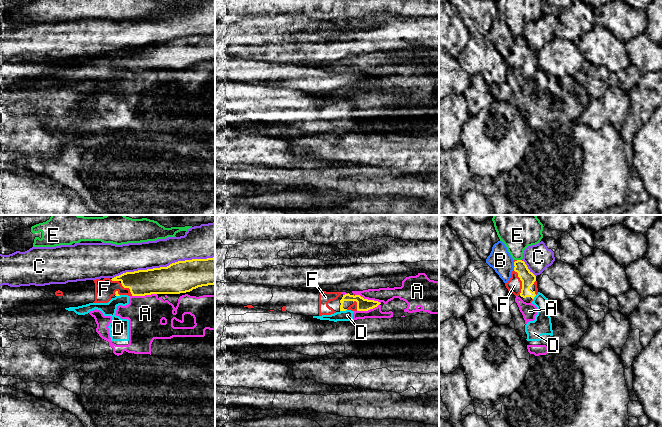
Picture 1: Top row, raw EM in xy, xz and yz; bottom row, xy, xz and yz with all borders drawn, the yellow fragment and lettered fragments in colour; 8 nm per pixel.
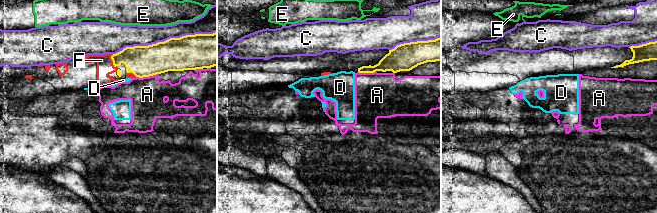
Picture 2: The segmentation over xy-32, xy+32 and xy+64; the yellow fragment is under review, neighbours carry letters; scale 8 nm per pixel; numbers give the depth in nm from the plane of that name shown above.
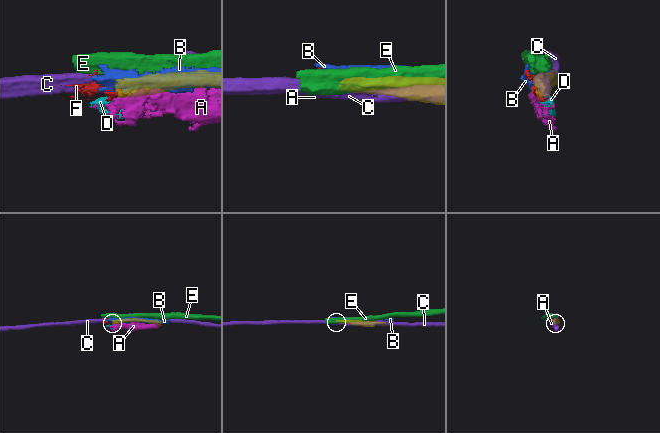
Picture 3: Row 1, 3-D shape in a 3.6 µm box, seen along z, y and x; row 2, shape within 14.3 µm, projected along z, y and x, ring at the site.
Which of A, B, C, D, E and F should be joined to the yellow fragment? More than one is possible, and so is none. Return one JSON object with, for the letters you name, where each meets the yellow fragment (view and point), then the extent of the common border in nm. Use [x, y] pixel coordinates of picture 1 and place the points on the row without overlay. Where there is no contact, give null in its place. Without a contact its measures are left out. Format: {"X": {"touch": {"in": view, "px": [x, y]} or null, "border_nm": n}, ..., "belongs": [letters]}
{"F": {"touch": {"in": "yz", "px": [522, 58]}, "border_nm": 200}, "belongs": ["F"]}

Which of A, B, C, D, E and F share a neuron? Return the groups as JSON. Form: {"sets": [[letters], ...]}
{"sets": [["A", "D"], ["B"], ["C"], ["E"], ["F"]]}

